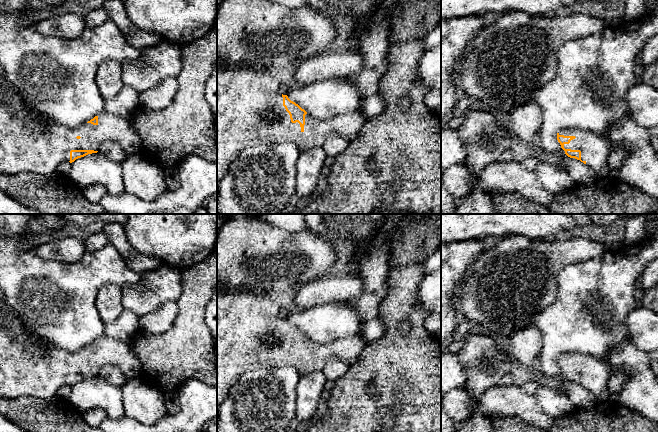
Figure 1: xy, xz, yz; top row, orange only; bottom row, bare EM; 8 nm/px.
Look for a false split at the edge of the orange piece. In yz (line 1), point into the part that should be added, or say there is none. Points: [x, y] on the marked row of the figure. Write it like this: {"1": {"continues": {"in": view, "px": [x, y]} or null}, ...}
{"1": {"continues": {"in": "yz", "px": [595, 150]}}}

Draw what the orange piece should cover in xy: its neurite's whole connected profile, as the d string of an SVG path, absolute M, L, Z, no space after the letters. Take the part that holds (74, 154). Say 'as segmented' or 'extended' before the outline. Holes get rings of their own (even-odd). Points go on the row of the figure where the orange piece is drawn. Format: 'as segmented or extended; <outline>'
extended; M0 72L0 173L15 175L31 172L40 175L50 175L57 171L62 162L74 162L88 154L97 153L102 142L112 140L128 152L140 152L141 139L133 128L129 115L117 115L106 111L100 112L93 119L78 128L69 128L53 122L50 118L29 106L16 88L14 88Z

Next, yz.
extended; M565 128L557 133L557 140L568 157L580 160L601 177L609 177L608 139L591 130Z

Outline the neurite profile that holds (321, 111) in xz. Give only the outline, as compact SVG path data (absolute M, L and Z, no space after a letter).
M330 78L305 85L288 93L288 98L318 119L329 119L343 113L360 113L363 100L348 80Z

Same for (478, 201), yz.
M476 187L465 196L457 206L455 214L498 214L493 205L491 194Z

